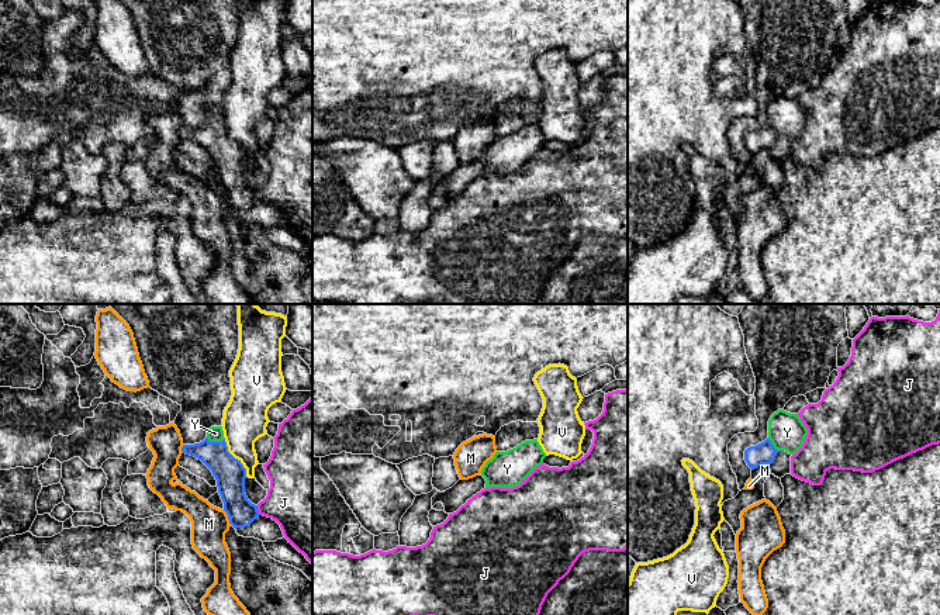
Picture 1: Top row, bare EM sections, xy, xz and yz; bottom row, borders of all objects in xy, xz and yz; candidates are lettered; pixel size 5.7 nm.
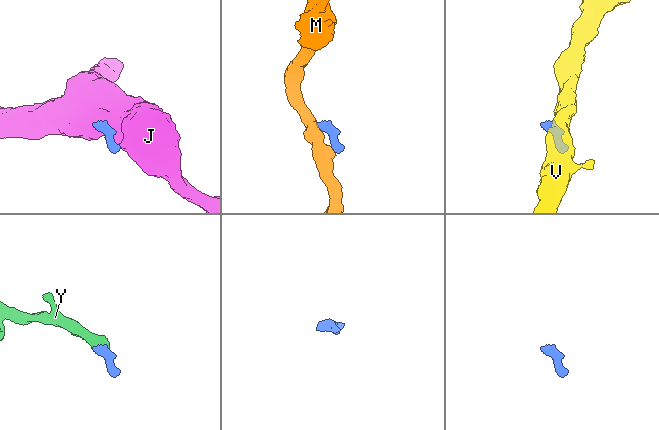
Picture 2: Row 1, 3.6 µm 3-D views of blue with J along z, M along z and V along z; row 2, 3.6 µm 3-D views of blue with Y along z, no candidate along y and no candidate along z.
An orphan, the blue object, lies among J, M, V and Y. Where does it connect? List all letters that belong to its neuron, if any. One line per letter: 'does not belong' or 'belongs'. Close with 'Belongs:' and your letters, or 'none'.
J: does not belong
M: does not belong
V: does not belong
Y: belongs
Belongs: Y

